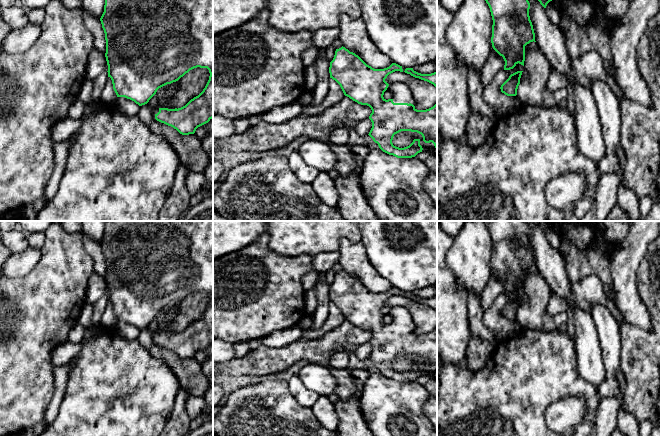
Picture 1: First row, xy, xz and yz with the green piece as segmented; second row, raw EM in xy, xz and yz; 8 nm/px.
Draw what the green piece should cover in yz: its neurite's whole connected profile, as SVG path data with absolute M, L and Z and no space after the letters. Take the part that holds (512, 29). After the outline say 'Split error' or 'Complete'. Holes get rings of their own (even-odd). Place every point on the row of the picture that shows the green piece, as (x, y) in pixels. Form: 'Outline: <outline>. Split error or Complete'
Outline: M485 0L493 20L491 43L493 49L503 57L504 70L513 69L518 63L524 66L525 46L535 41L535 33L529 16L528 0Z. Complete

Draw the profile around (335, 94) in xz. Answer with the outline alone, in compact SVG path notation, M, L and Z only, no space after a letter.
M330 78L329 80L329 90L328 93L320 105L304 105L301 115L302 117L308 117L312 115L319 115L324 112L326 109L333 107L344 97L344 93L340 87L340 85Z

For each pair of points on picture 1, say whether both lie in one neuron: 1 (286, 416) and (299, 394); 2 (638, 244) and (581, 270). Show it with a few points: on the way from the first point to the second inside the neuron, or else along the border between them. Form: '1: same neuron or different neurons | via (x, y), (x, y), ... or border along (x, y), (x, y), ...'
1: different neurons | border along (287, 382), (288, 389), (296, 401), (310, 408)
2: different neurons | border along (617, 246), (611, 264), (612, 280)

